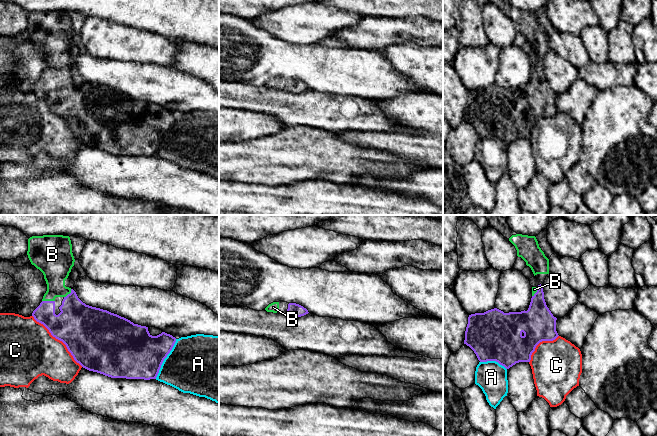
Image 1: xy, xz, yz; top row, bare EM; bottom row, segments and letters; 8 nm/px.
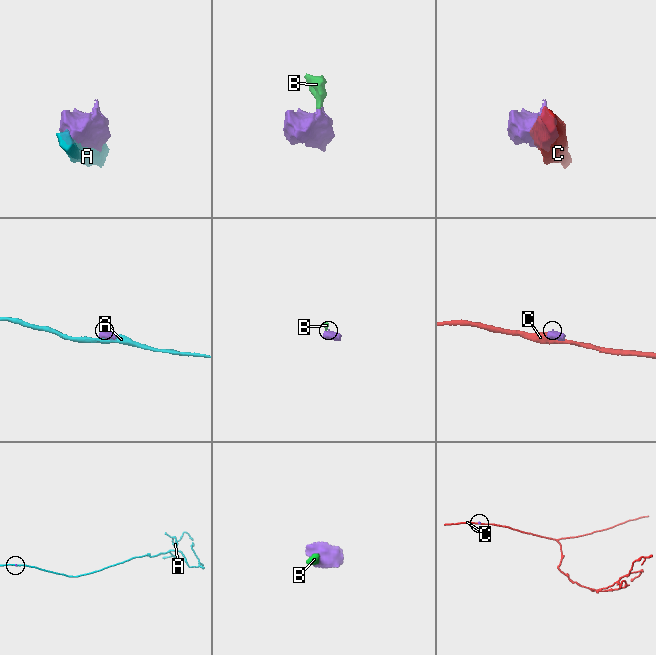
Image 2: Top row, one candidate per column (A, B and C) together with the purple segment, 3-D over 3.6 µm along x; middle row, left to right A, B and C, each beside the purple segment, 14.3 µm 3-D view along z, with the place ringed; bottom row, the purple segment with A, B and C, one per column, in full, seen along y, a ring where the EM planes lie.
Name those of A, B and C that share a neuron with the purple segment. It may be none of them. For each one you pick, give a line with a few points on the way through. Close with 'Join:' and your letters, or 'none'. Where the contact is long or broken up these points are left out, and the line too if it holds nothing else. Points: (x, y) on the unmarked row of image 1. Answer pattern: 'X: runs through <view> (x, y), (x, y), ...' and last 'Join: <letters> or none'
B: runs through xy (75, 92), (55, 93), (48, 77), (55, 64), (56, 47)
Join: B

